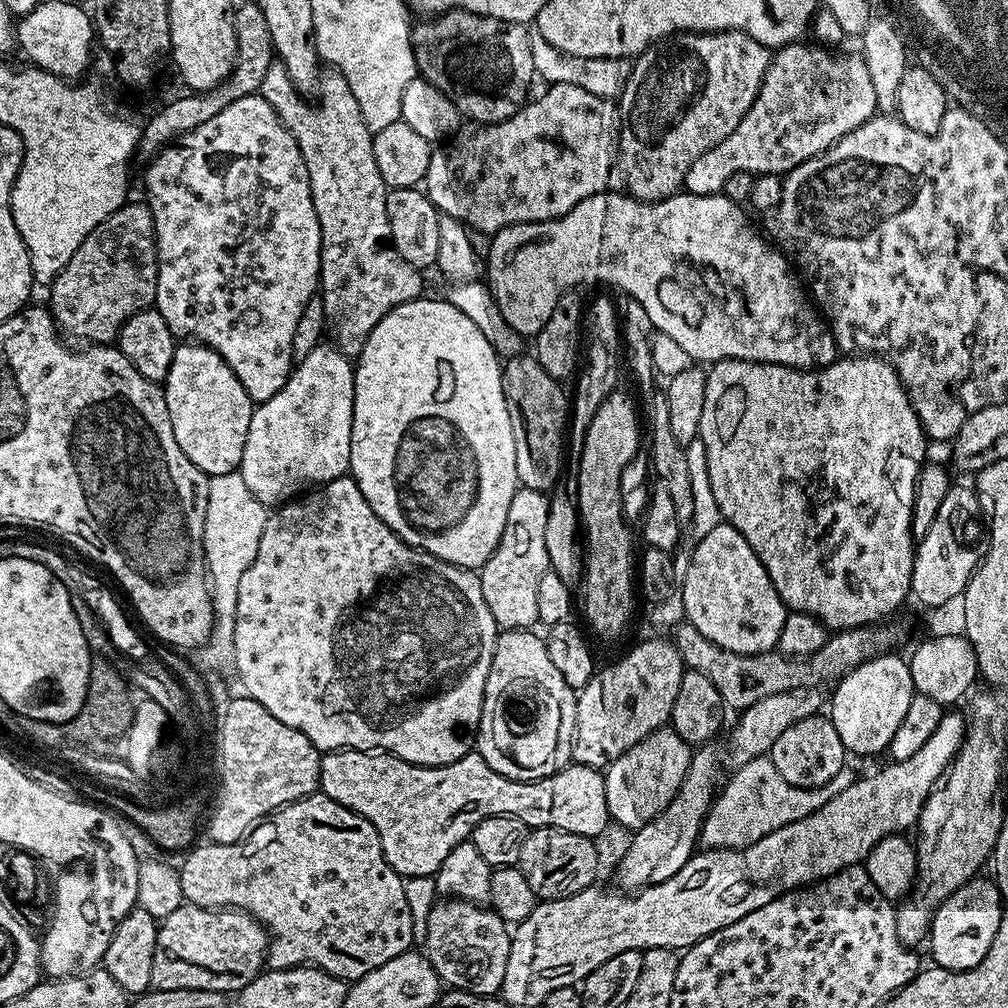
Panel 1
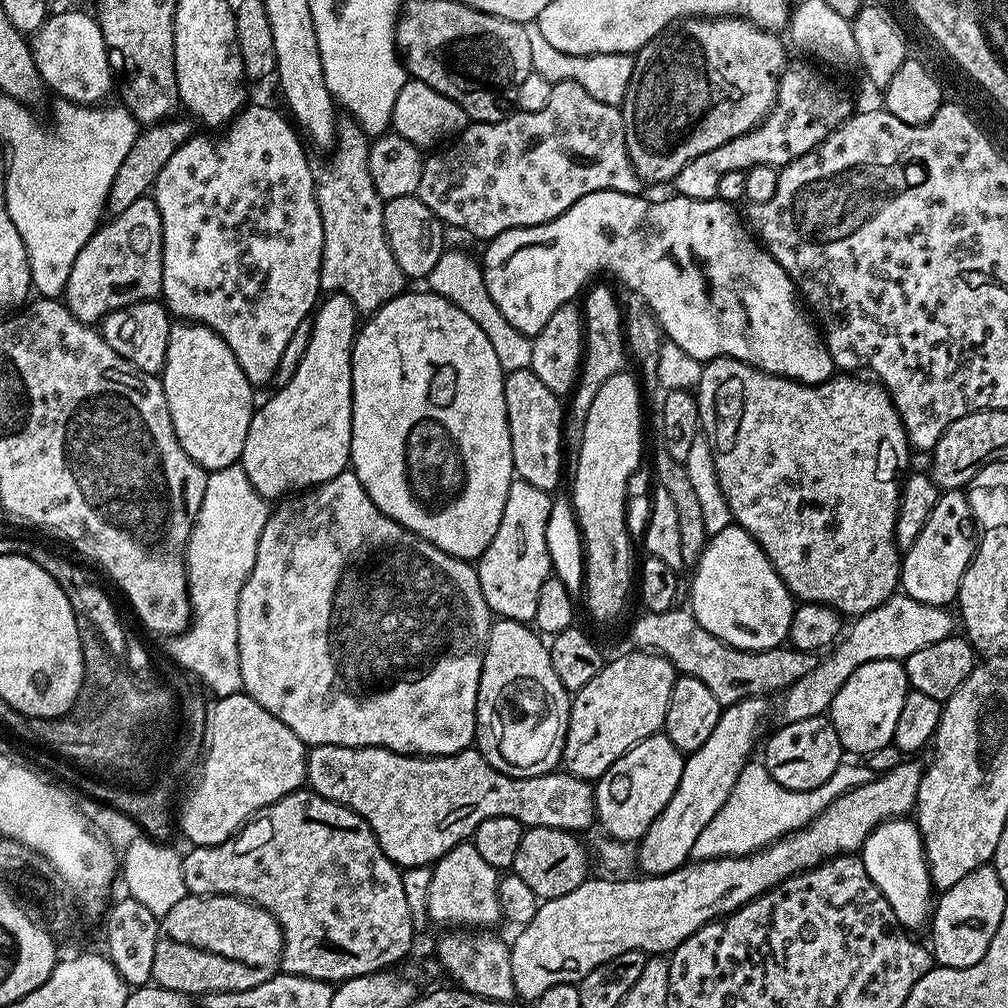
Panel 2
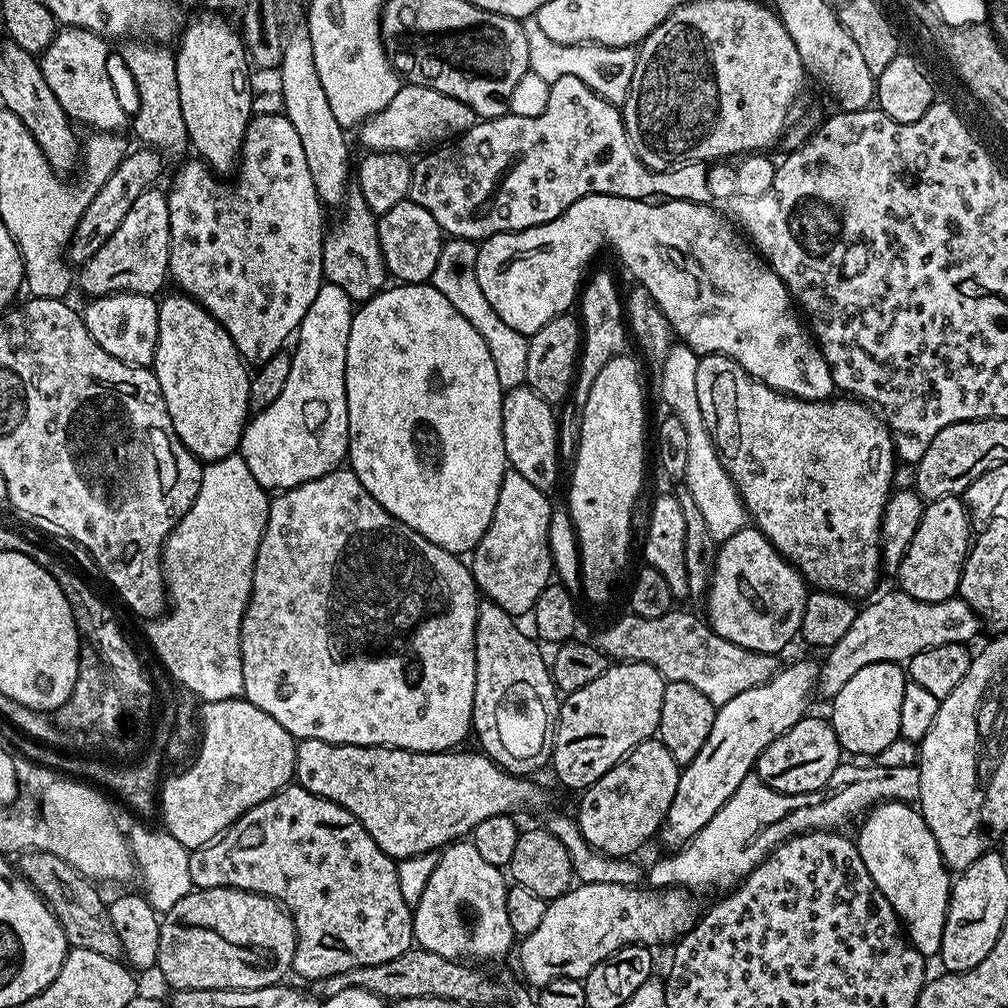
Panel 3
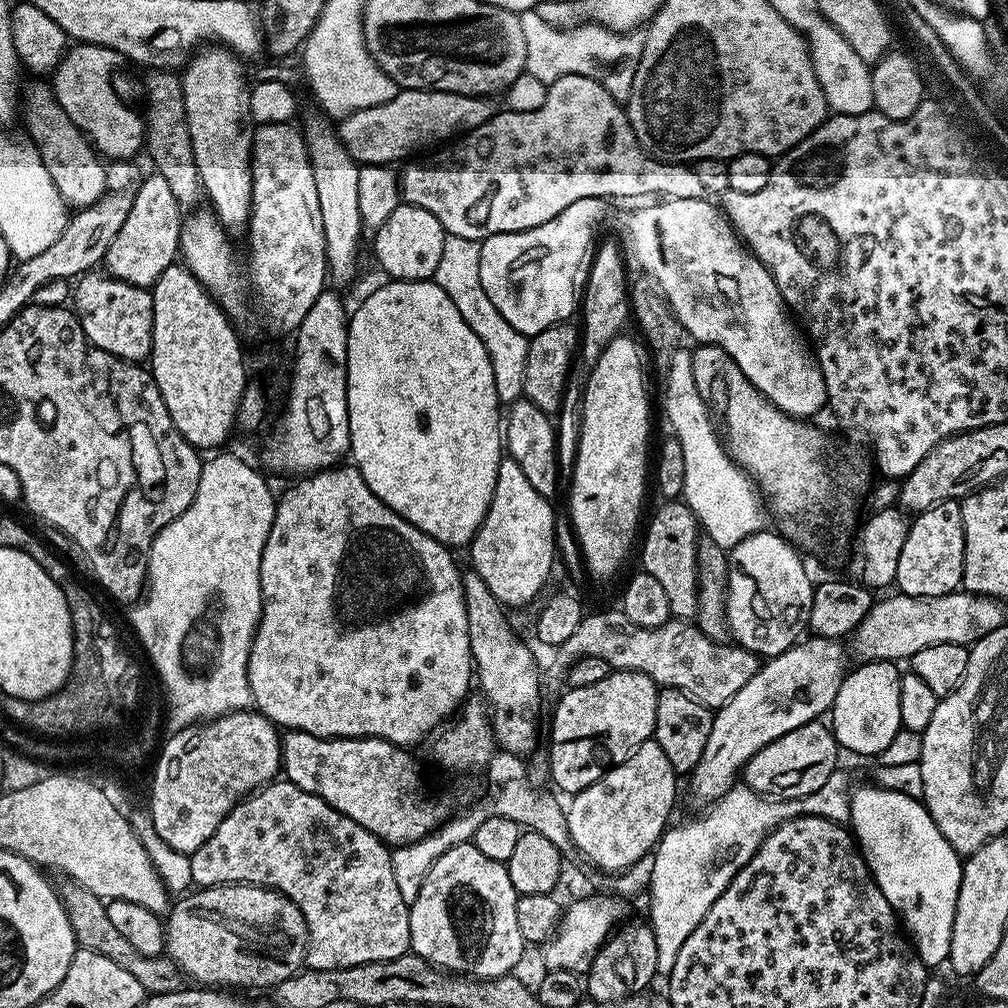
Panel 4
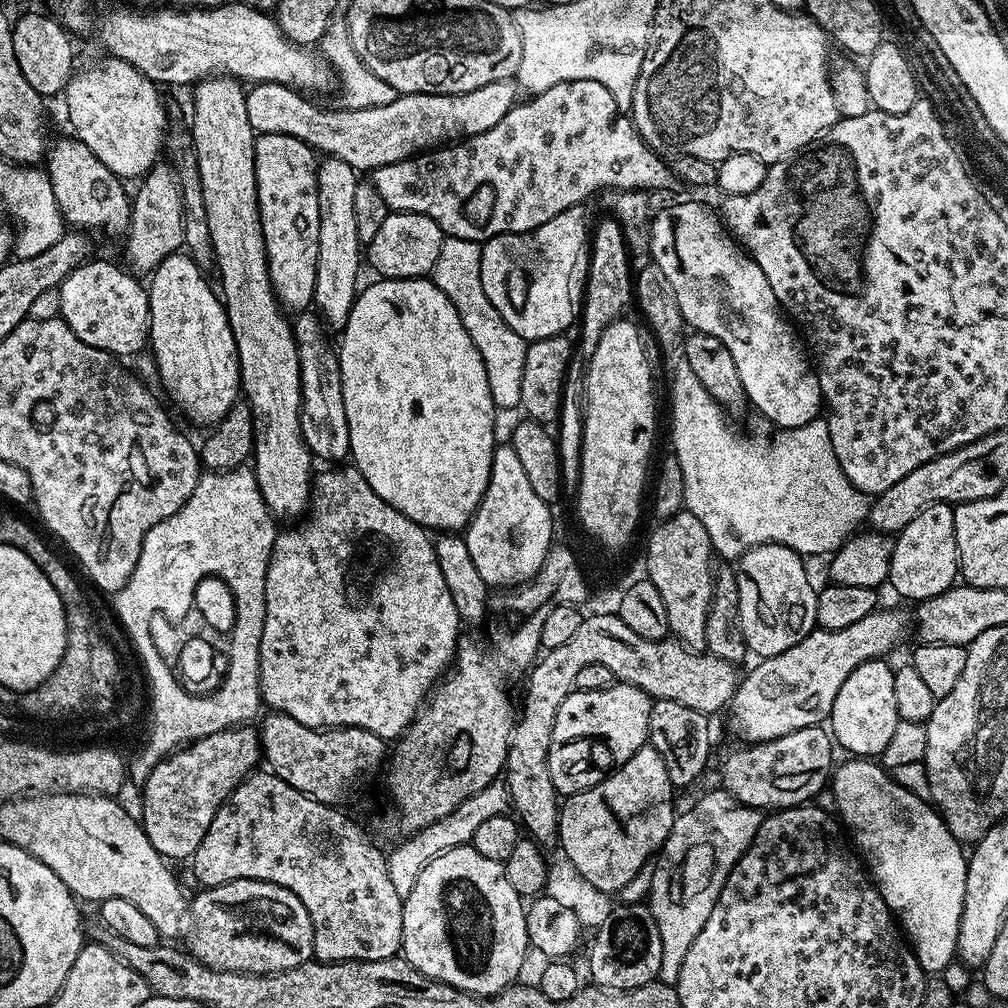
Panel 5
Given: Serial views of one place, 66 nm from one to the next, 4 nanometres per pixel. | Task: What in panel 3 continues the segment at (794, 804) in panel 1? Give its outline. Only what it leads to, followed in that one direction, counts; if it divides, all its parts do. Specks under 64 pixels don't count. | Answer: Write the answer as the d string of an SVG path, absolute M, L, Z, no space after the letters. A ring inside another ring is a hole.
M841 762L823 788L806 794L779 792L766 786L759 776L750 774L724 803L722 810L718 810L718 814L714 814L714 818L710 818L710 822L706 822L706 826L702 826L692 840L668 854L665 860L658 861L652 869L647 869L647 883L656 890L673 886L685 890L727 889L753 872L772 849L791 836L813 830L839 829L840 823L850 819L855 812L881 802L915 805L919 801L920 770L916 764L878 766L875 762L852 763L856 764Z

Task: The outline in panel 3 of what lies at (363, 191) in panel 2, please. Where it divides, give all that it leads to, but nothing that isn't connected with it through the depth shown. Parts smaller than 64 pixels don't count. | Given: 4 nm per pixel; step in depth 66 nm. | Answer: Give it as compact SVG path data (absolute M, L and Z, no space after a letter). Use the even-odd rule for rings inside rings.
M358 190L349 191L342 211L340 221L333 228L331 225L324 237L324 279L346 290L353 302L363 302L381 291L389 279L378 242L378 216L366 206L366 198Z

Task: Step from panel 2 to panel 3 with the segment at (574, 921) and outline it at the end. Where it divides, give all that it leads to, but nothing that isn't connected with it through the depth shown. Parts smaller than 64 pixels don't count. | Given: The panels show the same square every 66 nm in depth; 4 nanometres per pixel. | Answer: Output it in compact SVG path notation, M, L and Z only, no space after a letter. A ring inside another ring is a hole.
M610 882L577 883L551 901L538 930L519 941L520 968L529 981L524 980L532 986L554 982L554 978L583 980L598 962L627 944L656 946L659 940L675 941L697 922L692 896L691 891L679 886L659 892Z

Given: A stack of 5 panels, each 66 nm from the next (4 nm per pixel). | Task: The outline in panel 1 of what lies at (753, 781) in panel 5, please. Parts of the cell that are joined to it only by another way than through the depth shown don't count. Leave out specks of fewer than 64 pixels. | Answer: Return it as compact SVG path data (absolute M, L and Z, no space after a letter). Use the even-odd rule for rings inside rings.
M817 714L802 718L802 722L794 722L794 726L790 726L790 730L784 731L778 742L774 742L770 755L778 774L782 774L786 782L799 788L821 788L845 767L846 749L831 719L827 715Z

